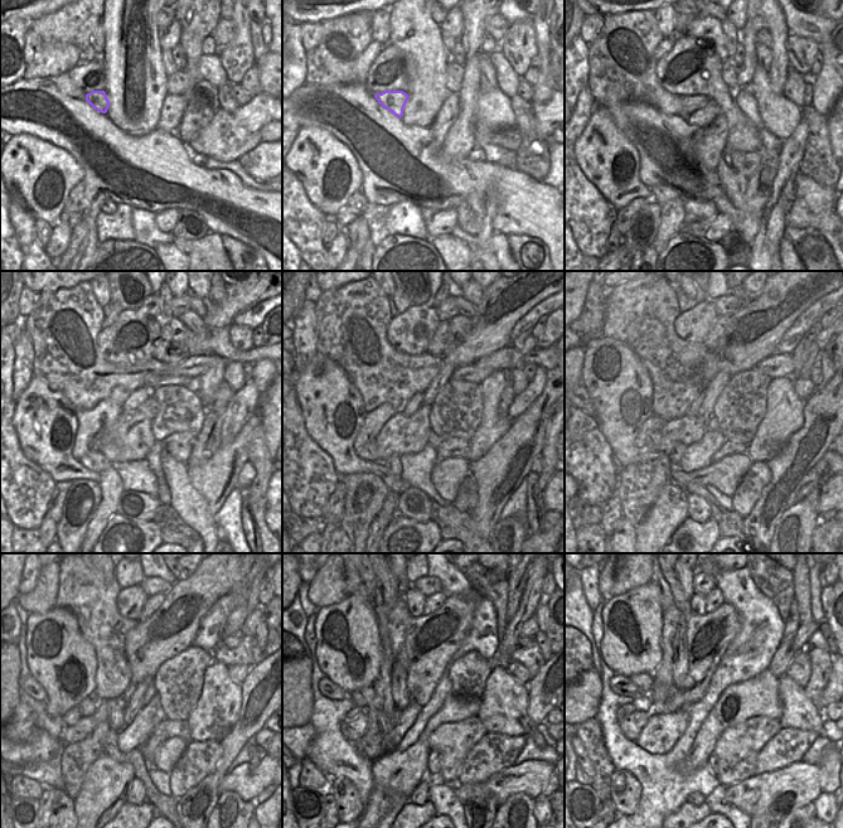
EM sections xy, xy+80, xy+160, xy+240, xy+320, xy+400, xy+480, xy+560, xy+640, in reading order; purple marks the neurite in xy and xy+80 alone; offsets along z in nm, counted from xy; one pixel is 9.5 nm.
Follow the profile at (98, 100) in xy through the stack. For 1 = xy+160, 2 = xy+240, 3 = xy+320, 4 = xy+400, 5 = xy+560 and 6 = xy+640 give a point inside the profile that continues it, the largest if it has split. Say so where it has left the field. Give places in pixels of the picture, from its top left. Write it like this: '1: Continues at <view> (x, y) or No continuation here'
1: Continues at xy+160 (689, 103)
2: Continues at xy+240 (150, 382)
3: Continues at xy+320 (471, 372)
4: Continues at xy+400 (776, 366)
5: Continues at xy+560 (522, 642)
6: Continues at xy+640 (817, 640)

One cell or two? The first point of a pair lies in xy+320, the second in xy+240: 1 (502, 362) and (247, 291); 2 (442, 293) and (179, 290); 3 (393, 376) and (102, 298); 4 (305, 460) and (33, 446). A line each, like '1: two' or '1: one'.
1: two
2: two
3: two
4: two

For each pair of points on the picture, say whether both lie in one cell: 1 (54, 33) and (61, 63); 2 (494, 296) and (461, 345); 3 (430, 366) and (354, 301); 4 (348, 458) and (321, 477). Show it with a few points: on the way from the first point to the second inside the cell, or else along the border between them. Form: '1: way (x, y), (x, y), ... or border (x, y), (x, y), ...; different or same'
1: border (43, 43), (72, 43), (81, 51); different
2: way (493, 309), (493, 314), (474, 333); same
3: way (407, 366), (400, 363), (381, 344), (372, 324); same
4: border (318, 444), (329, 455), (334, 469), (340, 475); different

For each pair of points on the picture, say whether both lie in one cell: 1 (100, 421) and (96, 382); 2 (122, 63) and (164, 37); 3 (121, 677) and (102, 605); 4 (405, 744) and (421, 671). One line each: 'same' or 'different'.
1: different
2: different
3: same
4: different

